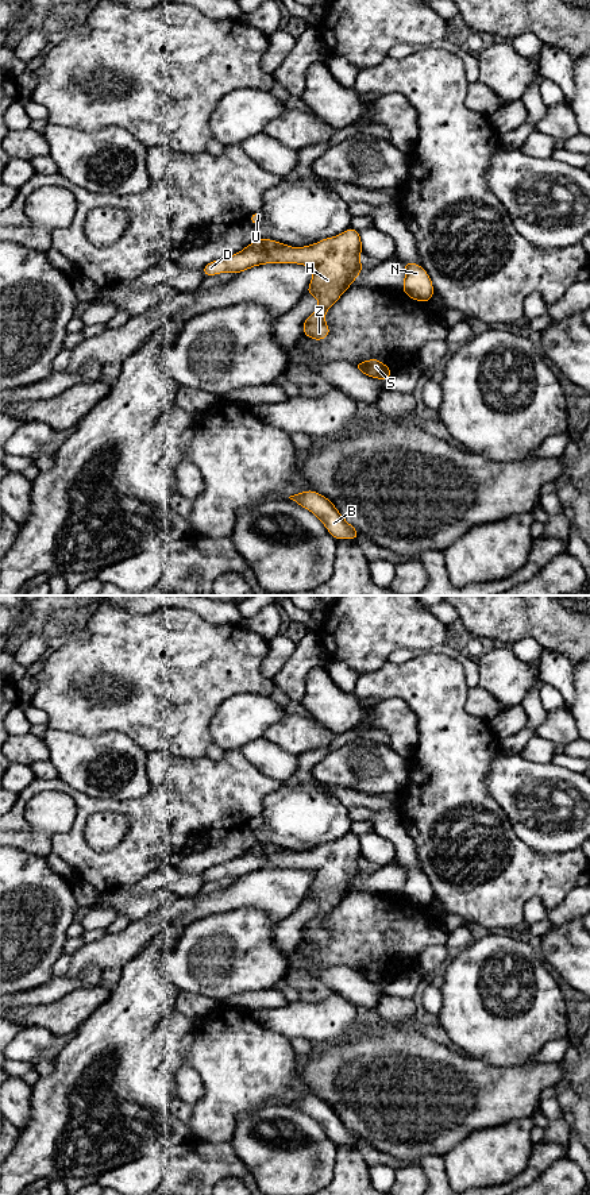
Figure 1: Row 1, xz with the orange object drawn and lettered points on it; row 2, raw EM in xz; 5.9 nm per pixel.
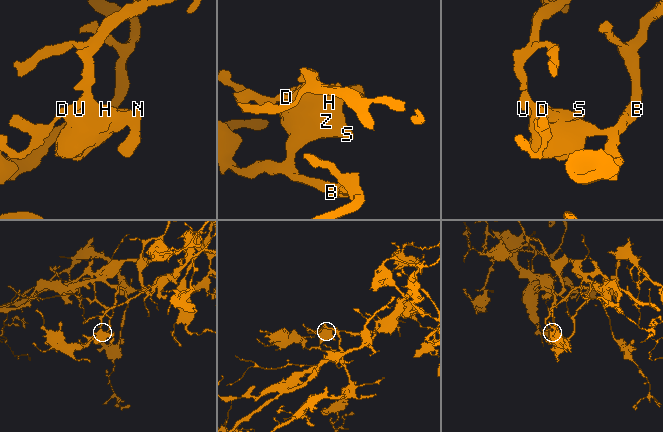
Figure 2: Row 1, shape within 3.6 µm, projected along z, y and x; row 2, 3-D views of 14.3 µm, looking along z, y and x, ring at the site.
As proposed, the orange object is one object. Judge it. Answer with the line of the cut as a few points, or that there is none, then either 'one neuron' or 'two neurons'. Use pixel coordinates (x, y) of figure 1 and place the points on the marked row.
cut xz (273, 242), (265, 246), (265, 255), (258, 263); two neurons

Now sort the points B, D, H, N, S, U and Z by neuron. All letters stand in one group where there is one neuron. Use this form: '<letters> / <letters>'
B H N S Z / D U

